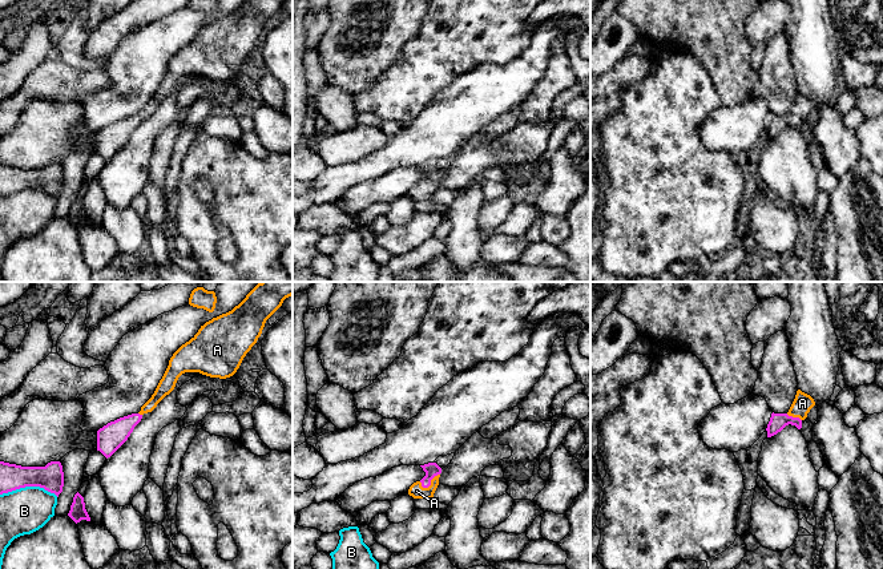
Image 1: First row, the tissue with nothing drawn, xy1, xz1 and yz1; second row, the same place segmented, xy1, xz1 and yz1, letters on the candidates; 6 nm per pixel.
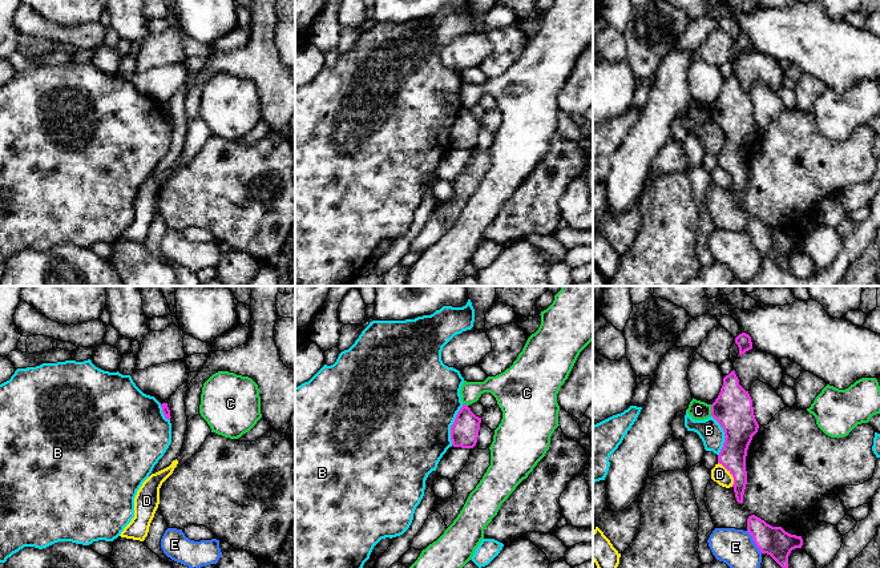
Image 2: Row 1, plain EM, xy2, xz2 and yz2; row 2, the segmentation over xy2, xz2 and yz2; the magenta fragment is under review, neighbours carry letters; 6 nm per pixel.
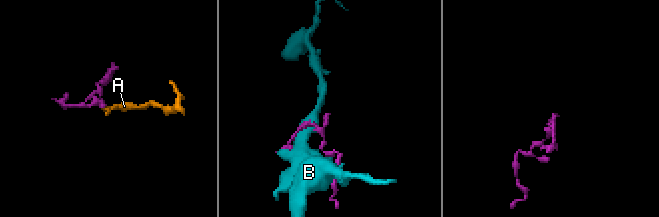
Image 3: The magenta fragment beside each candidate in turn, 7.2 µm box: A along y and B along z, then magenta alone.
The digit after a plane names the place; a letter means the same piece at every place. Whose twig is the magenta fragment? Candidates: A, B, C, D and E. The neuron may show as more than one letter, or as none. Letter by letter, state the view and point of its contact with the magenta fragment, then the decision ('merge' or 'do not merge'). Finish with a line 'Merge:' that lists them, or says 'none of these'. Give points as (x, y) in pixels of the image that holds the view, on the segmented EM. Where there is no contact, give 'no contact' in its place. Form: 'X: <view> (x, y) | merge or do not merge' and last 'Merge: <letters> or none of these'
A: xz1 (430, 483) | merge
B: xy1 (29, 485) | do not merge
C: yz2 (711, 410) | do not merge
D: yz2 (730, 472) | do not merge
E: yz2 (754, 542) | do not merge
Merge: A

